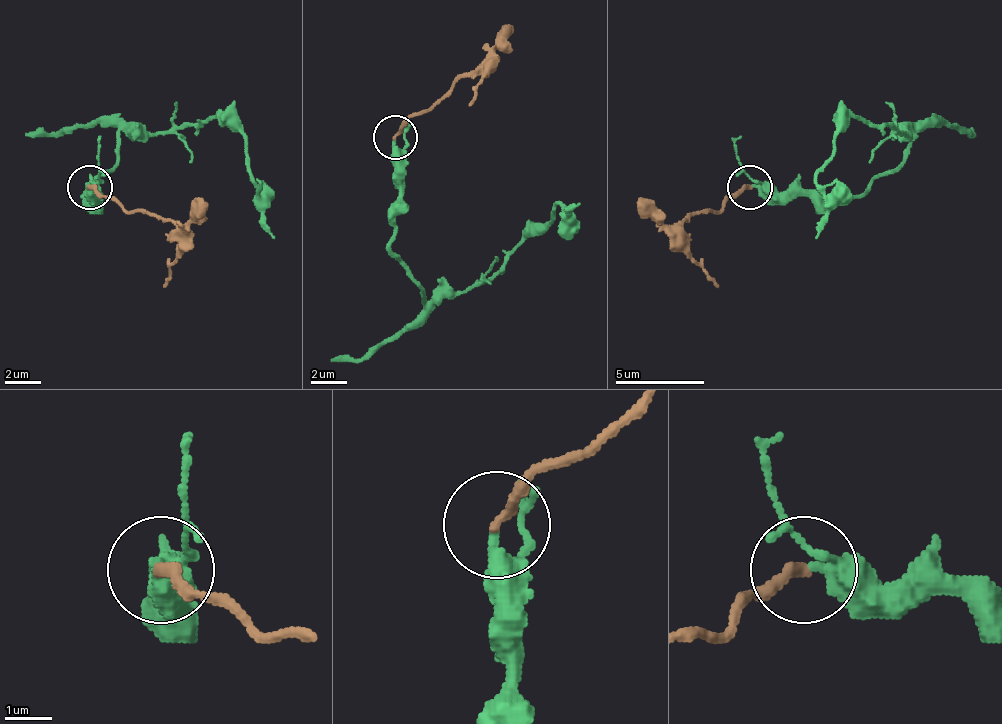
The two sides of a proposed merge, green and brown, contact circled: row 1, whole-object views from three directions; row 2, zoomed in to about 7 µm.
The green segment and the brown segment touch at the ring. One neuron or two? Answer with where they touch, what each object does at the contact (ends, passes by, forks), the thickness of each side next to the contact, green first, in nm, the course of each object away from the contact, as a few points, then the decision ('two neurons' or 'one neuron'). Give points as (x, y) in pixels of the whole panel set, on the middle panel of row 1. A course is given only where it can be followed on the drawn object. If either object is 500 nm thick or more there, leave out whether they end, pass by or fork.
(395, 137) | green passes by | brown ends | 360/240 nm | green via (394, 138), (398, 209), (389, 249), (429, 298), (483, 285), (558, 205), (567, 214), (581, 205) | brown via (394, 138), (456, 85), (478, 71), (483, 76), (469, 107) | one neuron

